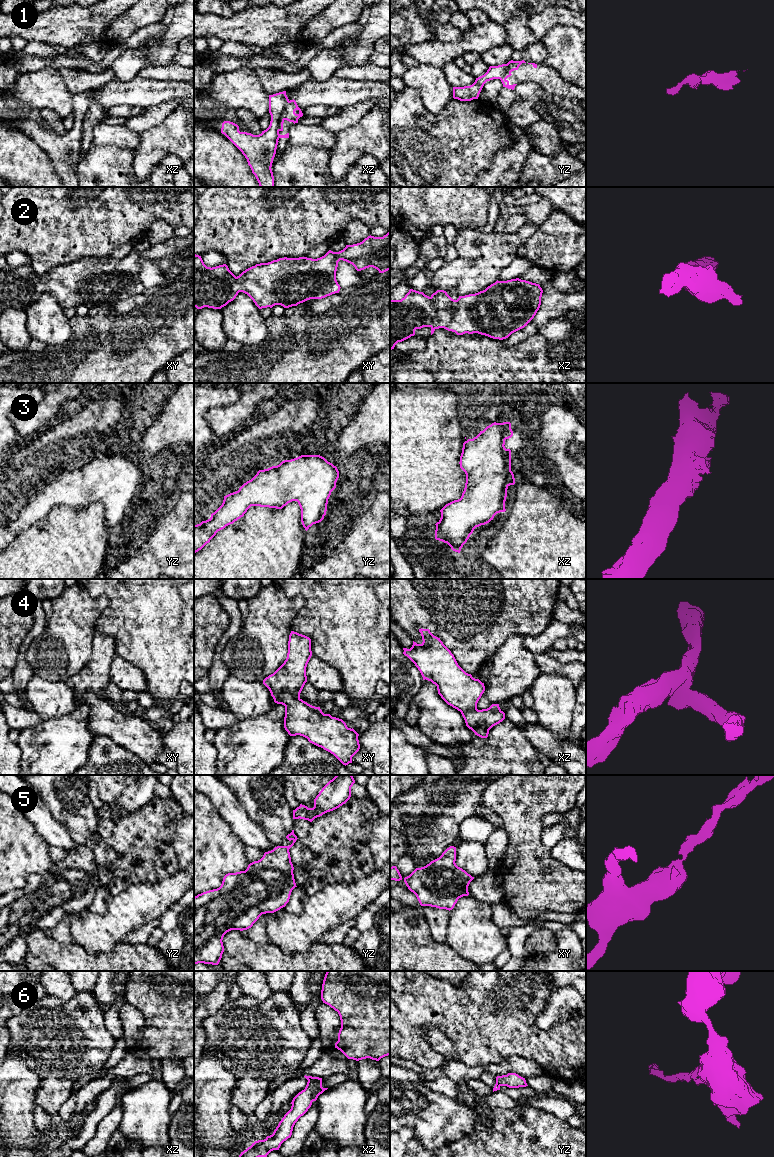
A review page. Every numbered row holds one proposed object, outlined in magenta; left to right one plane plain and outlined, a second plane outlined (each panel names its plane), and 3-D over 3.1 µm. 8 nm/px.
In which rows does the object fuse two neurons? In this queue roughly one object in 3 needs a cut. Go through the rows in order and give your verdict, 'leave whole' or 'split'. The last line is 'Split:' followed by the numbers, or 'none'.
1: split
2: leave whole
3: leave whole
4: split
5: leave whole
6: split
Split: 1, 4, 6

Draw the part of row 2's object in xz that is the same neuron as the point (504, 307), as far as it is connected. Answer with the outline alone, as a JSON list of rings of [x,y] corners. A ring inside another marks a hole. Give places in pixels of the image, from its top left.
[[[519,278],[507,281],[497,280],[485,290],[475,294],[459,296],[457,300],[452,299],[444,290],[437,290],[429,297],[423,292],[410,289],[401,300],[390,299],[390,351],[394,349],[398,342],[414,336],[415,330],[423,327],[430,327],[431,335],[436,329],[444,328],[455,332],[457,335],[478,333],[493,339],[506,339],[512,333],[527,326],[534,318],[541,305],[542,293],[543,290],[539,284]]]

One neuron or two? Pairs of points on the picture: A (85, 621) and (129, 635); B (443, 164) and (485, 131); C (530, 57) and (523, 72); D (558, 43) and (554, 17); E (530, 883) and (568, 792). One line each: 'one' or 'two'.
A: two
B: one
C: two
D: two
E: one

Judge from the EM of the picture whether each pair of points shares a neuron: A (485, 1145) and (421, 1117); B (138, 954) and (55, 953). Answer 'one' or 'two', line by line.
A: two
B: one

